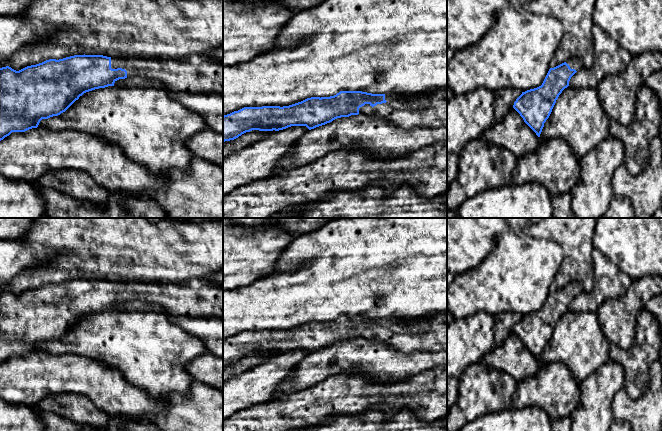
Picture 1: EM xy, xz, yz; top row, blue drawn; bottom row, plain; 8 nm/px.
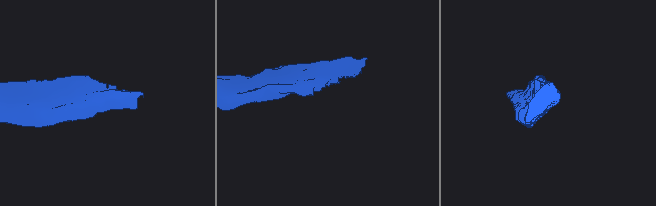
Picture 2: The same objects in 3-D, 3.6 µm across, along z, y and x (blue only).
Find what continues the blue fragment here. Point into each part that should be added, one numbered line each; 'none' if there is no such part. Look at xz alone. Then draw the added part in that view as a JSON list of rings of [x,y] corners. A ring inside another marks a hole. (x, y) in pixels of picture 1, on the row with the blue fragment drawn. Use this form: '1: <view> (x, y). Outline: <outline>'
1: xz (430, 111). Outline: [[[434,88],[424,94],[425,96],[418,101],[407,101],[406,99],[412,94],[385,93],[386,103],[377,104],[374,107],[365,104],[359,108],[359,114],[382,118],[402,129],[447,127],[447,88]]]

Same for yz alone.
1: yz (576, 63). Outline: [[[571,57],[566,61],[566,63],[570,66],[571,69],[575,69],[576,71],[583,67],[583,62],[579,57]]]

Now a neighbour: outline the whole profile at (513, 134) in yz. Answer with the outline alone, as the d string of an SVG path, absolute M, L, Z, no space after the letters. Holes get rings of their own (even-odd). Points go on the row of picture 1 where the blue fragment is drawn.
M513 107L501 122L487 129L482 138L489 144L507 149L517 159L535 151L540 142L540 138Z

